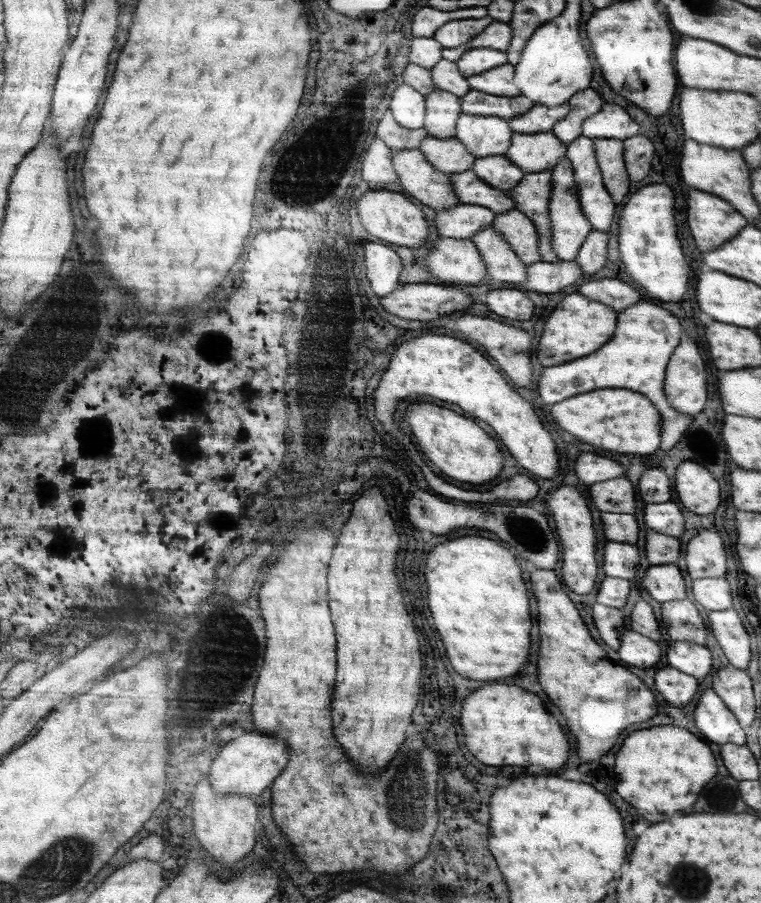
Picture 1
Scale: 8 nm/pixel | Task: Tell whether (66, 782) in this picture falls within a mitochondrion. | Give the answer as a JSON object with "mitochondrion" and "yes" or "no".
{"mitochondrion":"no"}

